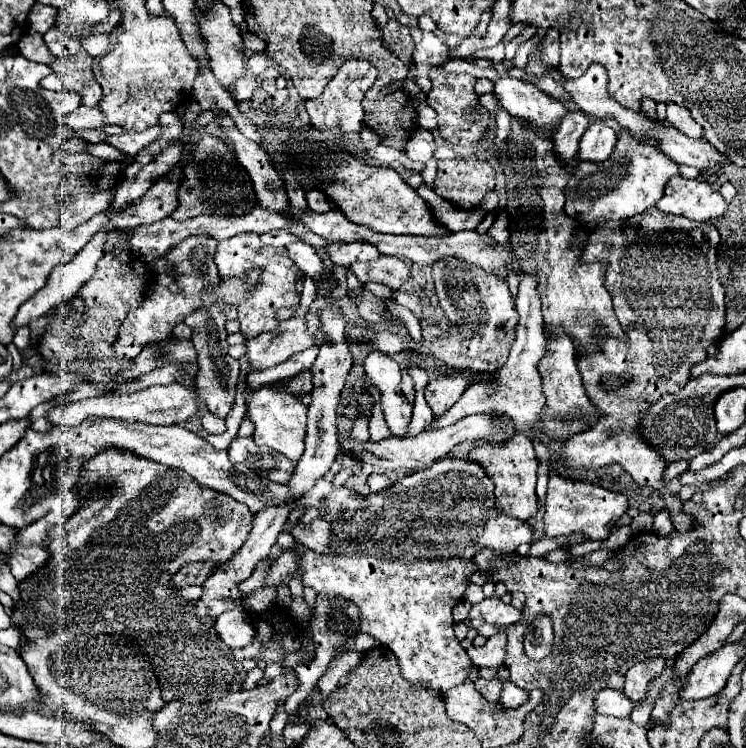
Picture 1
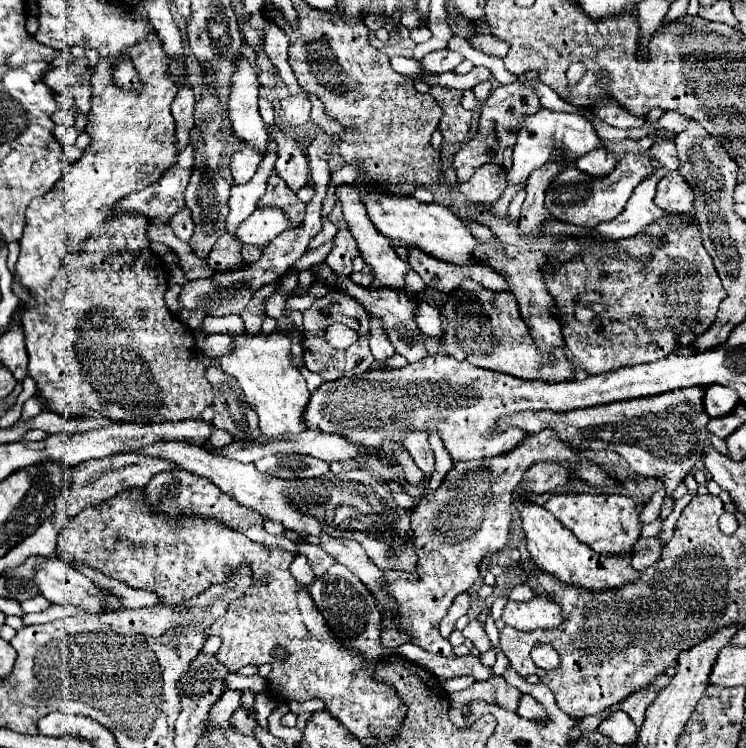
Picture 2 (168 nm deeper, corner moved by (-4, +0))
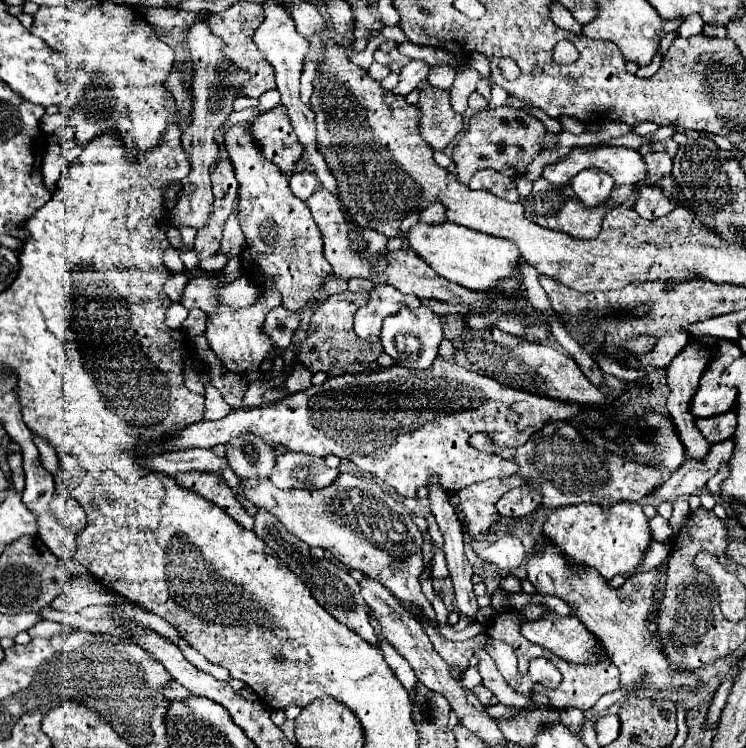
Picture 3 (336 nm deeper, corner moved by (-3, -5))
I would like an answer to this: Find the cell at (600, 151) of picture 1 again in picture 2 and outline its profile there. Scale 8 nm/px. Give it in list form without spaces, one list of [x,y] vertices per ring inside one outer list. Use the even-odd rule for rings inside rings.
[[[597,148],[597,150],[581,156],[575,162],[575,166],[581,172],[585,172],[585,174],[589,174],[593,178],[603,178],[603,176],[611,174],[611,170],[615,168],[615,164],[617,164],[615,156],[607,148]]]

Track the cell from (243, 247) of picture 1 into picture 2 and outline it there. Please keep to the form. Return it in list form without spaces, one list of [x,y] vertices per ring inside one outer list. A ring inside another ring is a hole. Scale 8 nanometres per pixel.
[[[223,232],[215,242],[215,246],[211,248],[205,262],[217,272],[225,272],[229,266],[241,262],[241,242],[231,234]]]

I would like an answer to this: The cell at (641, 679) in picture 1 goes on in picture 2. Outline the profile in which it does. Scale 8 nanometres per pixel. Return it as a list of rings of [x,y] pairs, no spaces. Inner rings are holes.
[[[661,674],[659,678],[655,678],[653,684],[645,686],[645,688],[641,688],[641,690],[635,690],[627,700],[621,702],[621,710],[629,714],[629,718],[635,722],[637,730],[639,730],[639,726],[641,726],[643,720],[645,720],[645,710],[647,710],[647,706],[657,698],[657,694],[659,694],[667,684],[669,684],[669,676],[667,676],[667,674]]]

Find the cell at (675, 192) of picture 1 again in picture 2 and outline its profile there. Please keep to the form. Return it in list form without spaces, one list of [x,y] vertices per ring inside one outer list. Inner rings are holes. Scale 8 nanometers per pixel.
[[[669,172],[657,184],[655,204],[665,212],[691,212],[693,210],[693,190],[681,178],[679,172]]]

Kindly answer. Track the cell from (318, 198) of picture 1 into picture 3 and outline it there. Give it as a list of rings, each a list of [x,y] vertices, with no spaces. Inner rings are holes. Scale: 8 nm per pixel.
[[[300,171],[300,173],[294,173],[294,177],[290,179],[290,189],[292,193],[306,201],[318,187],[318,181],[314,179],[314,175],[310,175],[310,171]]]

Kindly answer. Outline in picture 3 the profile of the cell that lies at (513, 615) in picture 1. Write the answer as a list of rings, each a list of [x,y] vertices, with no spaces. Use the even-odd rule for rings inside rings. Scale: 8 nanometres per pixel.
[[[546,611],[542,619],[522,619],[520,633],[532,641],[560,655],[568,663],[594,663],[596,661],[596,637],[586,631],[580,619],[562,617],[554,611]]]

